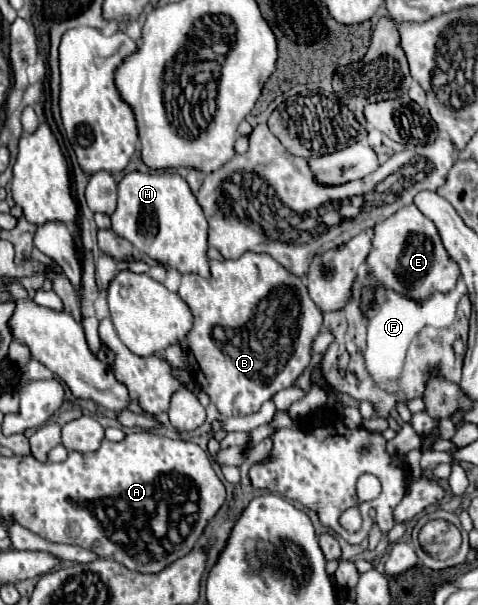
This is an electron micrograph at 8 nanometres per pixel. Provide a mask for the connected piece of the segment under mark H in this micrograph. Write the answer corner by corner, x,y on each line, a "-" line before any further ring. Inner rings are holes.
130,172
118,184
118,206
112,214
112,230
126,238
138,252
168,264
180,274
210,276
208,270
208,222
186,180
172,172

